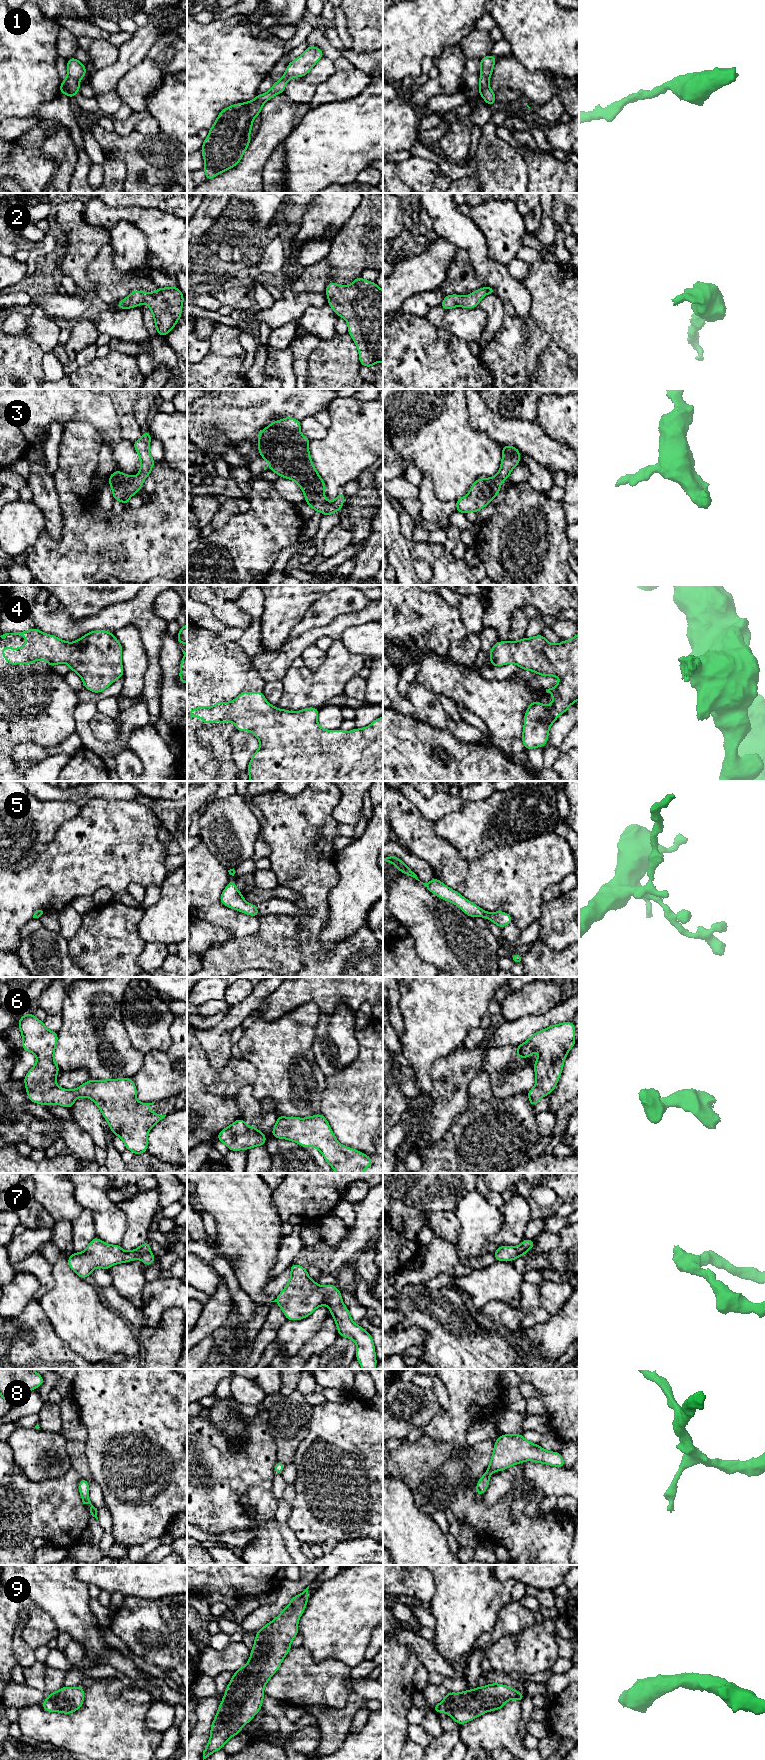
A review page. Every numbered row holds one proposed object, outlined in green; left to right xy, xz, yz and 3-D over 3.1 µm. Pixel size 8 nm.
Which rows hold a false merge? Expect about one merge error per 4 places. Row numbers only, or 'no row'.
no row

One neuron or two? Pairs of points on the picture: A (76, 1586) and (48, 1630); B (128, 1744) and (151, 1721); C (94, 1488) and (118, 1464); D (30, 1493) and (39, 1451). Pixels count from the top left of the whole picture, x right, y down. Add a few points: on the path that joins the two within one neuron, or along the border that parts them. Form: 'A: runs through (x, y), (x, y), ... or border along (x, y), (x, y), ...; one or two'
A: border along (36, 1606), (49, 1615), (59, 1633); two
B: border along (152, 1703), (146, 1714), (145, 1725), (161, 1733); two
C: border along (93, 1480), (100, 1487), (106, 1506); two
D: border along (16, 1465), (33, 1481), (56, 1478); two

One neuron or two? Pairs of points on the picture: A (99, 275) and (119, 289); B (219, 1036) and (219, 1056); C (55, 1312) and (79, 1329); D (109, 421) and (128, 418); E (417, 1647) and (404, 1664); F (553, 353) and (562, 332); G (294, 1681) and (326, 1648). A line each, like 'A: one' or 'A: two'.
A: one
B: one
C: one
D: two
E: two
F: two
G: two

